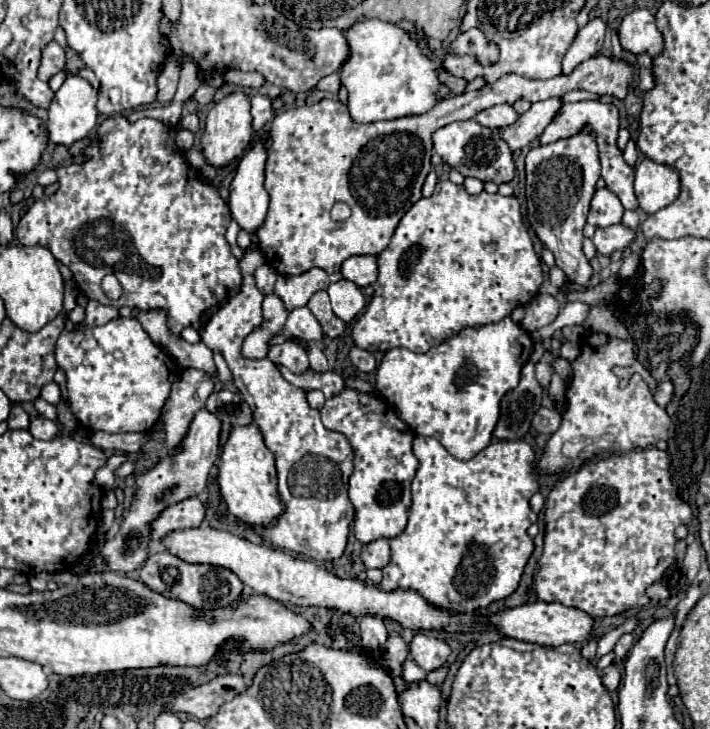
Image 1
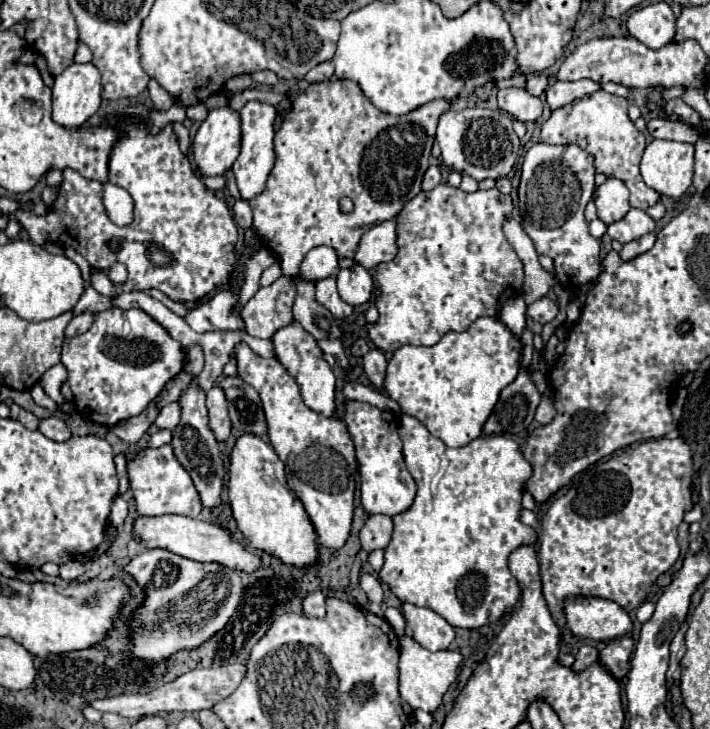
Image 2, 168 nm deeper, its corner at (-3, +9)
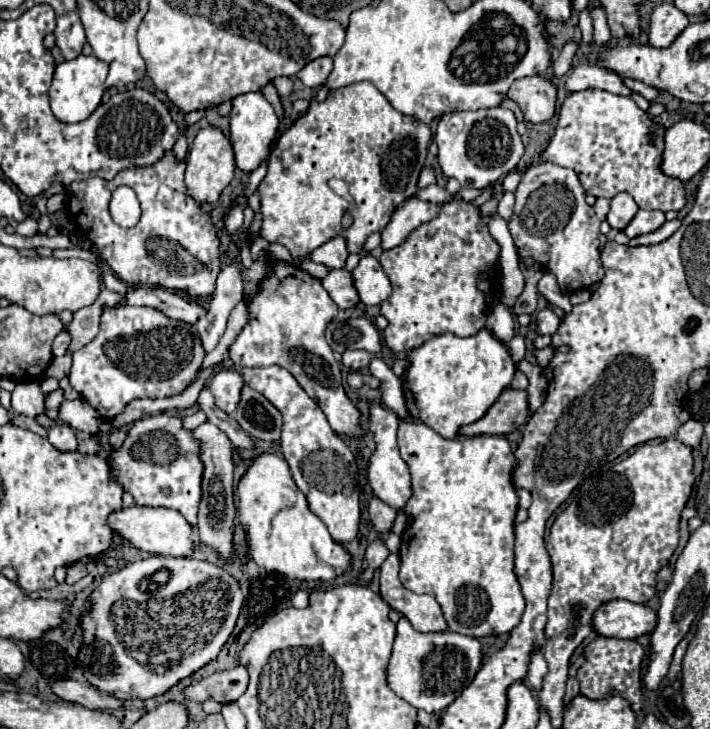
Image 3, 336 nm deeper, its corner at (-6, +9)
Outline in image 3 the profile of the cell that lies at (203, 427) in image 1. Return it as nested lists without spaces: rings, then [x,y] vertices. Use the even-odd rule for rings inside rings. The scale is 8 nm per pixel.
[[[222,369],[214,373],[210,379],[210,391],[216,399],[216,407],[220,407],[226,413],[236,411],[242,387],[244,387],[244,379],[238,369]]]

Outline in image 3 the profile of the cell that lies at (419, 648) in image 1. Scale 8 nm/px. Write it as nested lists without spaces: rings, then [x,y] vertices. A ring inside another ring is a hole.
[[[392,553],[380,567],[380,595],[384,597],[384,601],[400,615],[408,617],[416,631],[432,633],[448,629],[438,601],[432,595],[418,595],[408,591],[400,583],[398,571],[400,559],[398,553]]]

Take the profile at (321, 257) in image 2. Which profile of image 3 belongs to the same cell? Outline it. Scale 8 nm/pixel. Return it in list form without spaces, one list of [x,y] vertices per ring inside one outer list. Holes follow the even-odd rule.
[[[336,235],[334,239],[326,241],[322,247],[314,249],[310,259],[316,263],[324,263],[330,269],[342,269],[348,257],[348,249],[346,249],[346,239],[342,239],[340,235]]]

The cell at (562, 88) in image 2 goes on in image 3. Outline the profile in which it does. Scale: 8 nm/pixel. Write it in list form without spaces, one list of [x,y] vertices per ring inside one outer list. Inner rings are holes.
[[[580,63],[578,67],[572,69],[568,81],[566,81],[566,89],[568,93],[576,93],[576,91],[584,91],[584,89],[604,89],[604,91],[610,91],[610,93],[616,93],[616,95],[626,95],[626,97],[632,97],[636,101],[636,105],[640,109],[648,109],[650,107],[650,101],[646,101],[642,95],[634,93],[632,89],[628,89],[624,85],[624,79],[606,69],[606,67],[598,67],[598,65],[592,65],[592,63]]]

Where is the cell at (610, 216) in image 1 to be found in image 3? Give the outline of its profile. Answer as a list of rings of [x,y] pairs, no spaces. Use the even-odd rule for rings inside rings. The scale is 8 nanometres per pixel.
[[[618,193],[618,195],[612,199],[612,207],[610,207],[610,213],[608,213],[606,221],[610,223],[612,229],[622,231],[622,229],[634,219],[636,213],[638,213],[636,201],[634,201],[628,193]]]

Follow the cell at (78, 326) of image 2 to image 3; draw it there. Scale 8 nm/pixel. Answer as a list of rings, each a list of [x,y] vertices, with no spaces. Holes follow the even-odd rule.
[[[62,331],[62,333],[54,339],[54,343],[52,343],[52,355],[54,355],[54,357],[62,357],[62,355],[66,353],[66,349],[68,349],[68,341],[70,341],[68,333]]]

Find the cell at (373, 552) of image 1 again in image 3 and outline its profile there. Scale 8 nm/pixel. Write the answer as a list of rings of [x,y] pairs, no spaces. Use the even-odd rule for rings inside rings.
[[[372,497],[370,505],[368,505],[368,513],[370,513],[370,523],[374,525],[374,529],[378,533],[386,533],[392,529],[394,519],[396,519],[396,509],[392,509],[388,503]]]

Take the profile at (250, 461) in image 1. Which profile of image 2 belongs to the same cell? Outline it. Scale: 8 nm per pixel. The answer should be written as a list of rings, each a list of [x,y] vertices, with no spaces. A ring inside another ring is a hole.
[[[243,433],[235,441],[229,459],[229,505],[233,509],[237,529],[247,537],[249,547],[267,551],[279,557],[283,563],[297,567],[313,565],[319,557],[315,531],[301,499],[297,499],[287,487],[285,465],[273,447],[257,435]]]

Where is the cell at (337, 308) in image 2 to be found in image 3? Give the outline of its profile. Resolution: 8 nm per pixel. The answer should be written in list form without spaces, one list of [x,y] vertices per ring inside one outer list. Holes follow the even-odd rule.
[[[332,269],[328,273],[328,277],[322,279],[324,289],[328,291],[328,295],[336,301],[336,305],[340,309],[348,309],[354,307],[358,303],[358,291],[354,287],[352,275],[346,269]]]

